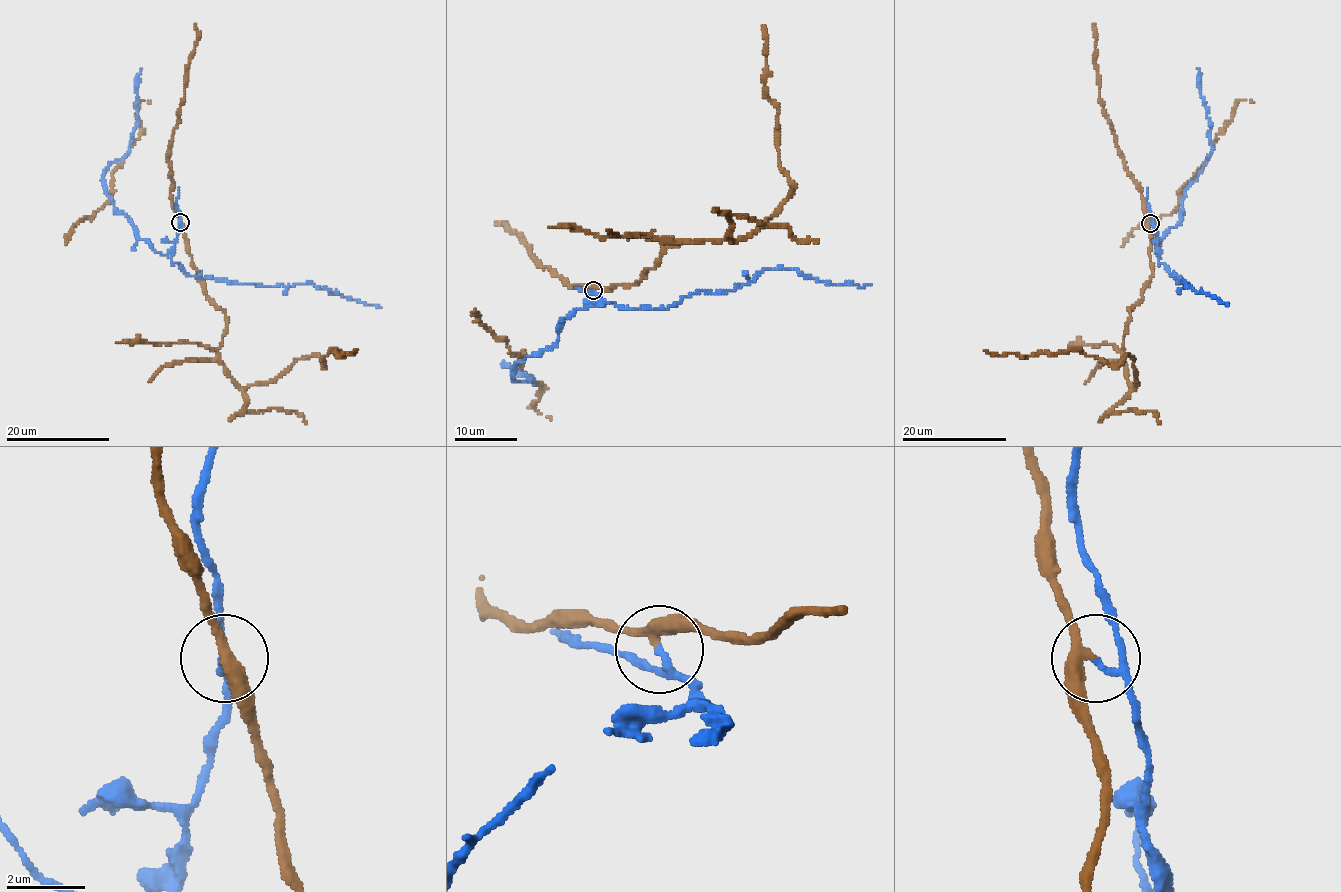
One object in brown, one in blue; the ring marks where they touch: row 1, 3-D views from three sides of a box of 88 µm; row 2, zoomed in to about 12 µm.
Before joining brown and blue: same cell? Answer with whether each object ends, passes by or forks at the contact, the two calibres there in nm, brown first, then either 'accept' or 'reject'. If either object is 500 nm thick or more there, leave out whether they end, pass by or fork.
brown passes by | blue passes by | 280/140 nm | reject

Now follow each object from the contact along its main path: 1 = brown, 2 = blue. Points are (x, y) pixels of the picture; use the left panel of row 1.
1: (179, 222), (226, 316), (218, 359), (242, 389), (301, 358), (324, 365), (332, 349), (354, 350)
2: (179, 222), (175, 252), (170, 257), (160, 254), (113, 205), (102, 178), (129, 150), (142, 69)

